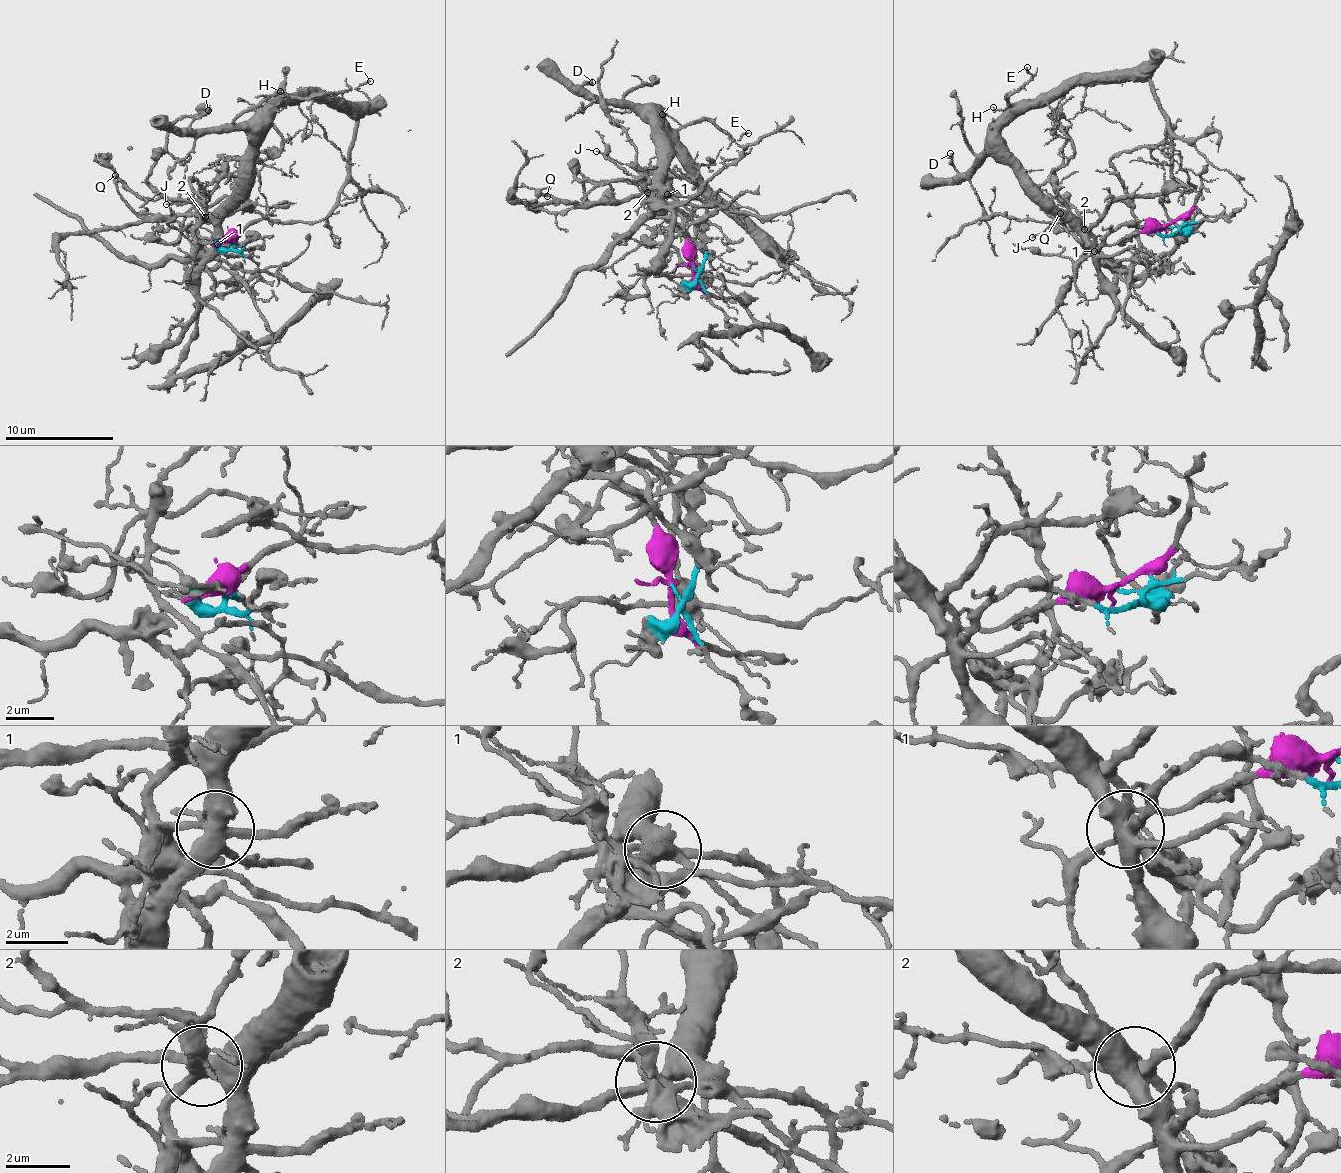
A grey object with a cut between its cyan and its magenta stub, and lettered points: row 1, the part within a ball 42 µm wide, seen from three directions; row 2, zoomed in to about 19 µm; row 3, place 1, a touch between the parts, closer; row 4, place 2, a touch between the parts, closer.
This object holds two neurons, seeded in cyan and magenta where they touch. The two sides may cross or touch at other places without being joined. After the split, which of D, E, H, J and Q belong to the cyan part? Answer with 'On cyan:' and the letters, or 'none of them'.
On cyan: J

